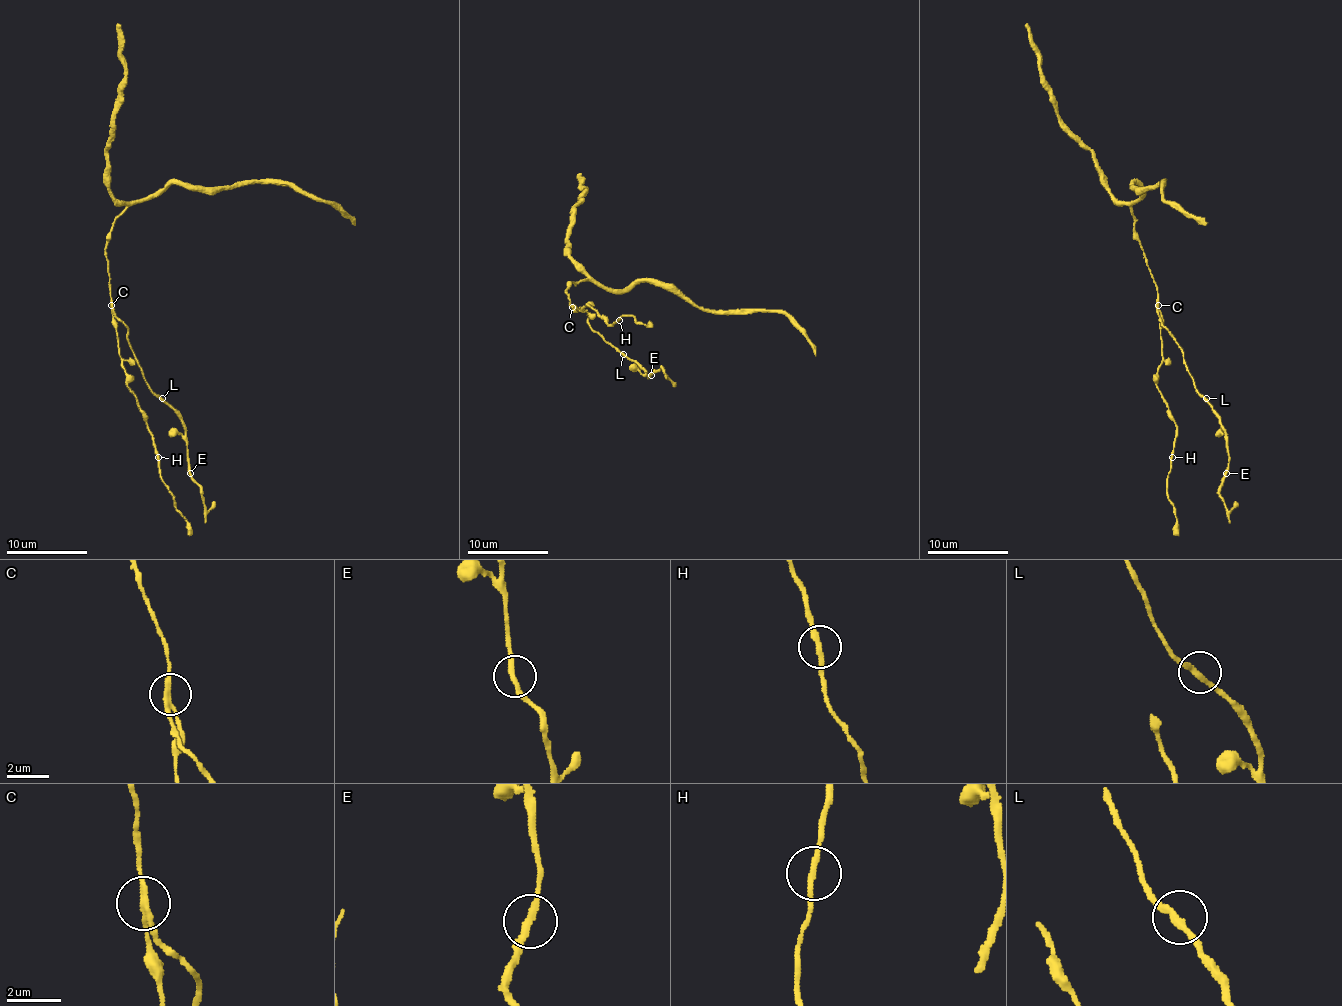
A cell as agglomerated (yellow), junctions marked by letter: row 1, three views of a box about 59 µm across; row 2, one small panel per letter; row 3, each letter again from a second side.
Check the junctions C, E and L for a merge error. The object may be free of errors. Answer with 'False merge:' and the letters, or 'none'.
False merge: C

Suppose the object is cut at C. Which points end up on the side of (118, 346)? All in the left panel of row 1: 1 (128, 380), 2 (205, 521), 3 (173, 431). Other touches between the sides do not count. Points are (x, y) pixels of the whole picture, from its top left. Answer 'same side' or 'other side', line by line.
1: same side
2: other side
3: other side

